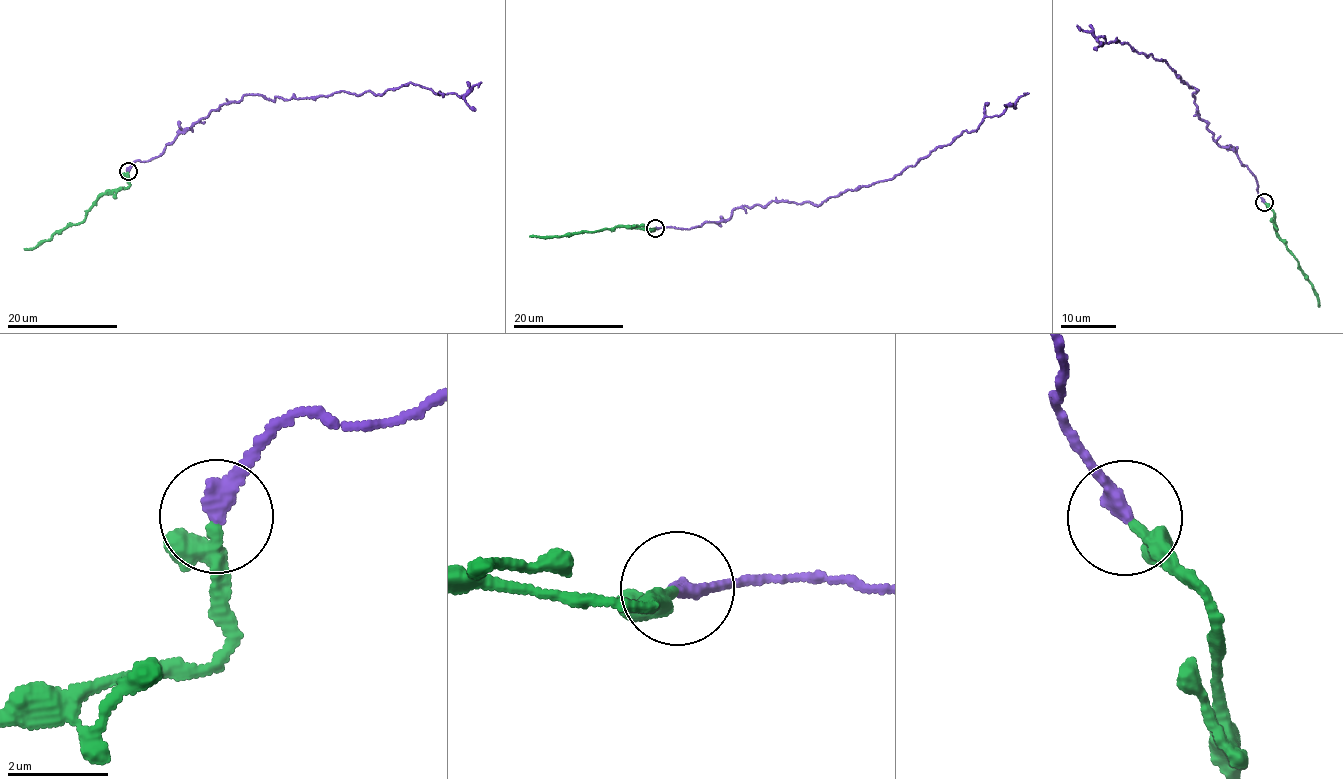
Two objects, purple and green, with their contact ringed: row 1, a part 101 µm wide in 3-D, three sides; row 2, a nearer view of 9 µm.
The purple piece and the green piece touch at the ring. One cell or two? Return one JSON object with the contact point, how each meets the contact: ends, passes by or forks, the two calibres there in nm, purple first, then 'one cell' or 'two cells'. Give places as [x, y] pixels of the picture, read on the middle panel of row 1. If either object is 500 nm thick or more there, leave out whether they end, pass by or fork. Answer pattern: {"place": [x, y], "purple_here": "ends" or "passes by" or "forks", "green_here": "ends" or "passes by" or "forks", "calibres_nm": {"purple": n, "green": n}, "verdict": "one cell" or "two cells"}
{"place": [655, 228], "purple_here": "ends", "green_here": "passes by", "calibres_nm": {"purple": 320, "green": 280}, "verdict": "one cell"}

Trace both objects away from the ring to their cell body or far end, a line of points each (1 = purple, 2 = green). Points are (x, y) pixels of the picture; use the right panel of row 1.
1: (1265, 203), (1254, 175), (1199, 117), (1197, 89), (1164, 59), (1115, 38), (1106, 43), (1076, 25)
2: (1265, 203), (1273, 212), (1278, 234), (1297, 260), (1319, 306)

